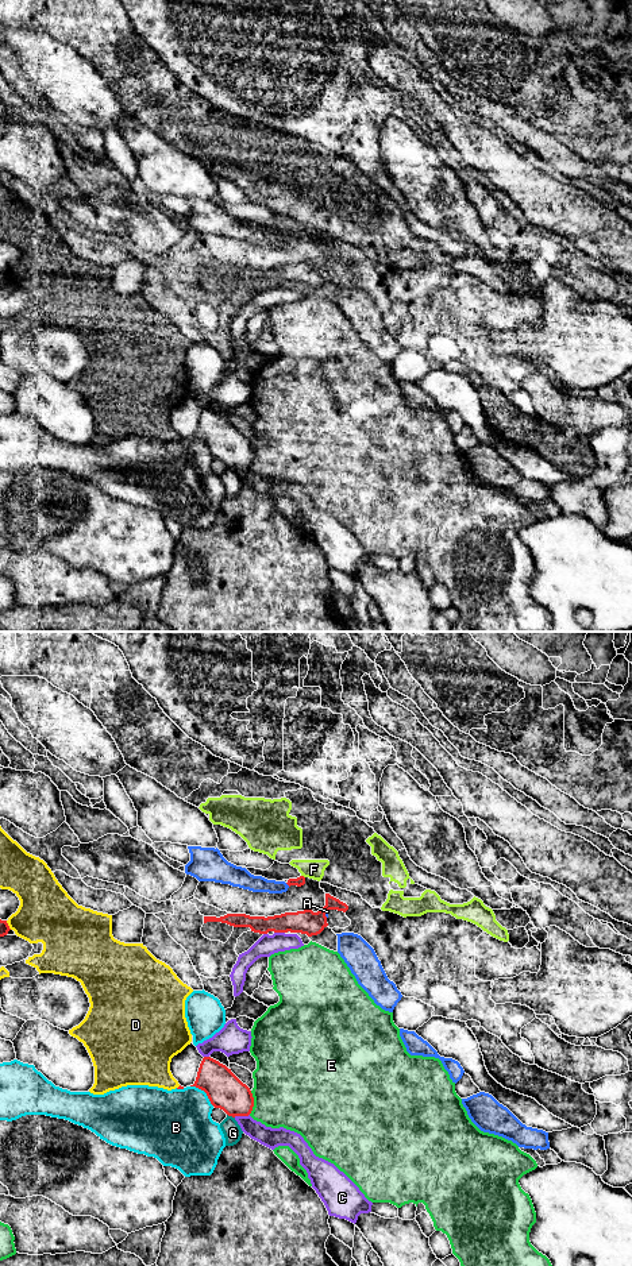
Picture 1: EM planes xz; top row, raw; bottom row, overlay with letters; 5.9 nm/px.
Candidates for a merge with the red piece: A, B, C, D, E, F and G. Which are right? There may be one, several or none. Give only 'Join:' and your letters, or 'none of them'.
Join: none of them

